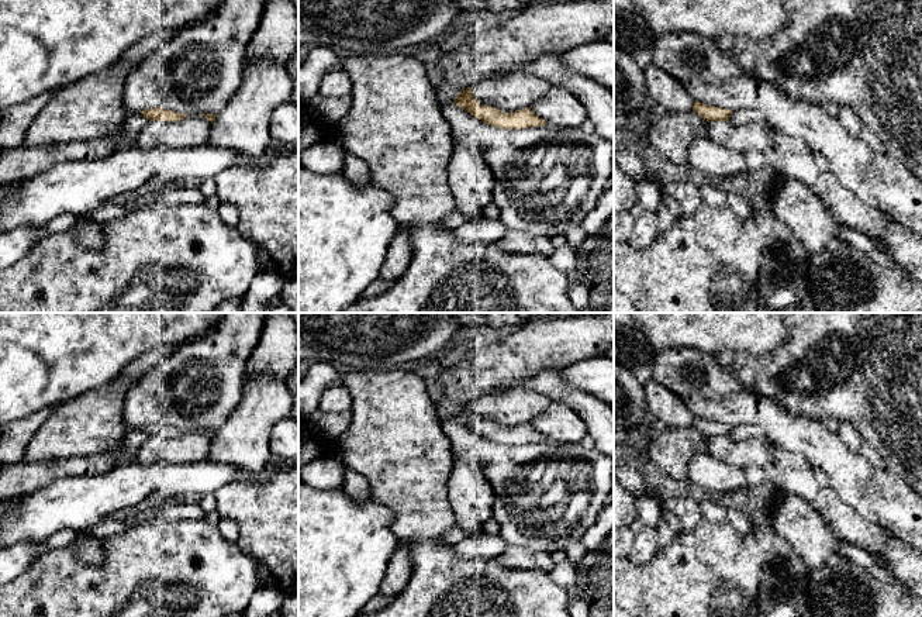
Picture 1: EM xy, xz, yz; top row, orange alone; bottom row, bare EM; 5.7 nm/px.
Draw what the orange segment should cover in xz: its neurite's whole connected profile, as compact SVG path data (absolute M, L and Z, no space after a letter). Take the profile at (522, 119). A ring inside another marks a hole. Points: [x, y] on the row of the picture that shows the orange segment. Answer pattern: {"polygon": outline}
{"polygon": "M472 87L462 90L455 99L453 104L481 120L484 124L504 130L521 130L546 125L546 121L543 118L539 118L531 110L531 107L512 113L504 113L495 107L481 106L473 96Z"}

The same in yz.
{"polygon": "M694 101L693 111L697 113L700 117L707 120L708 123L714 121L728 121L732 116L732 110L708 106L700 101Z"}

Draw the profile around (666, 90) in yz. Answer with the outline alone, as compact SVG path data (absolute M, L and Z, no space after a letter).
M649 63L643 68L648 94L667 111L691 111L693 97L686 87L666 70Z

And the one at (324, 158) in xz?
M329 142L314 144L301 151L300 163L305 169L318 175L343 172L343 152L343 148Z

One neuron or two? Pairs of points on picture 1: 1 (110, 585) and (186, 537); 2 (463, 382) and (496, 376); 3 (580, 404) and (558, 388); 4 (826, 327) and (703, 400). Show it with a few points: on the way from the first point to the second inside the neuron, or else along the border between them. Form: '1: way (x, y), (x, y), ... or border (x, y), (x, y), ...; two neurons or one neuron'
1: way (128, 585), (163, 550), (168, 550); one neuron
2: way (472, 378), (487, 376); one neuron
3: way (575, 399), (563, 393); one neuron
4: border (729, 369), (743, 386), (766, 397); two neurons

